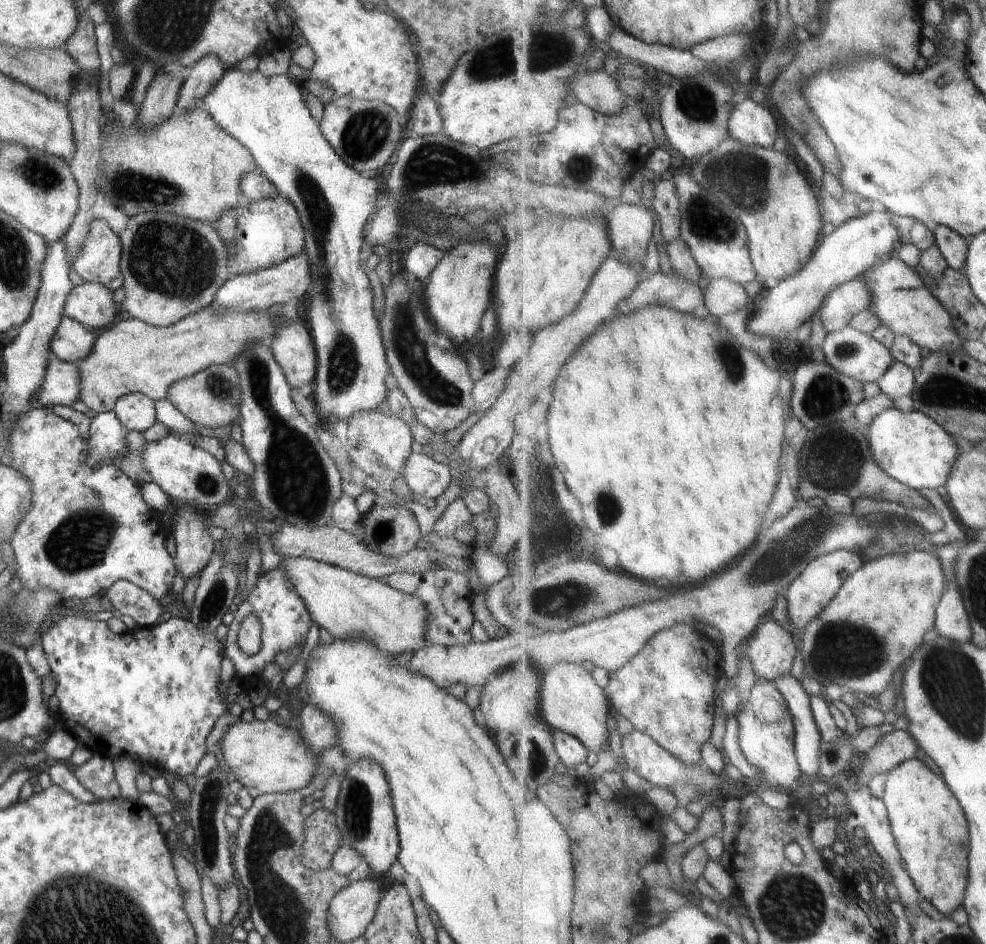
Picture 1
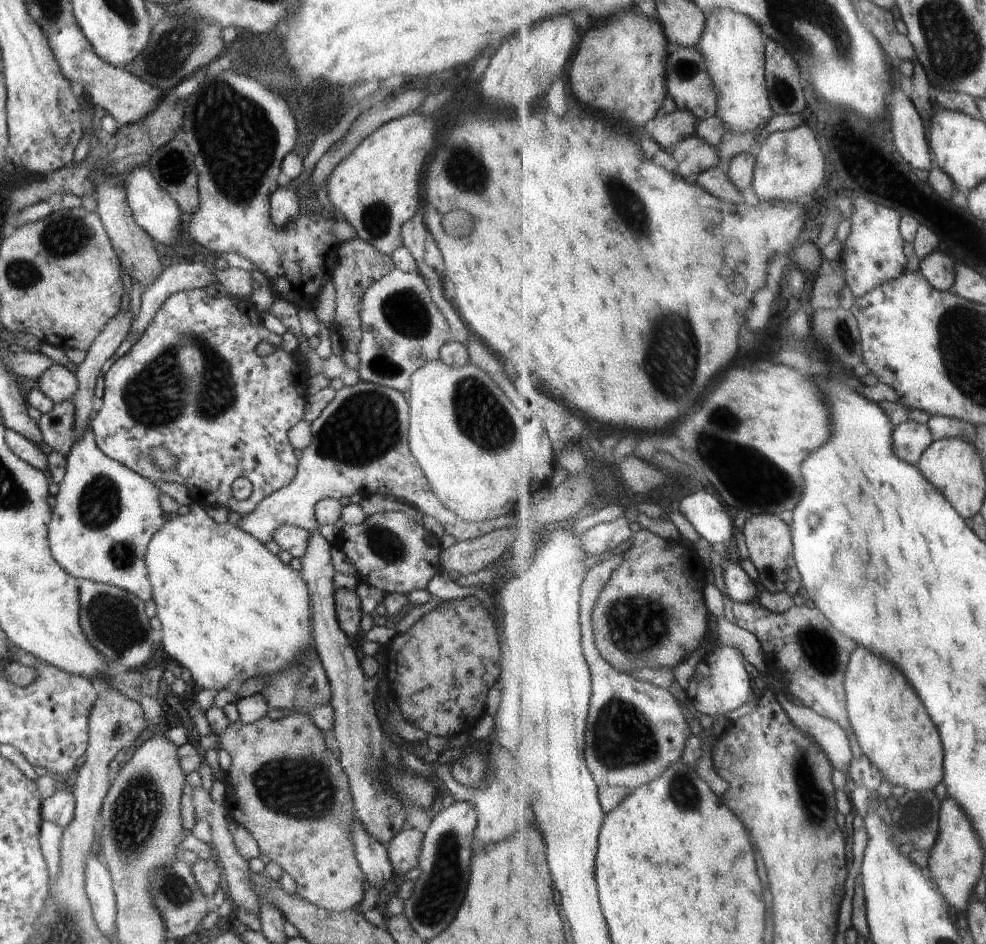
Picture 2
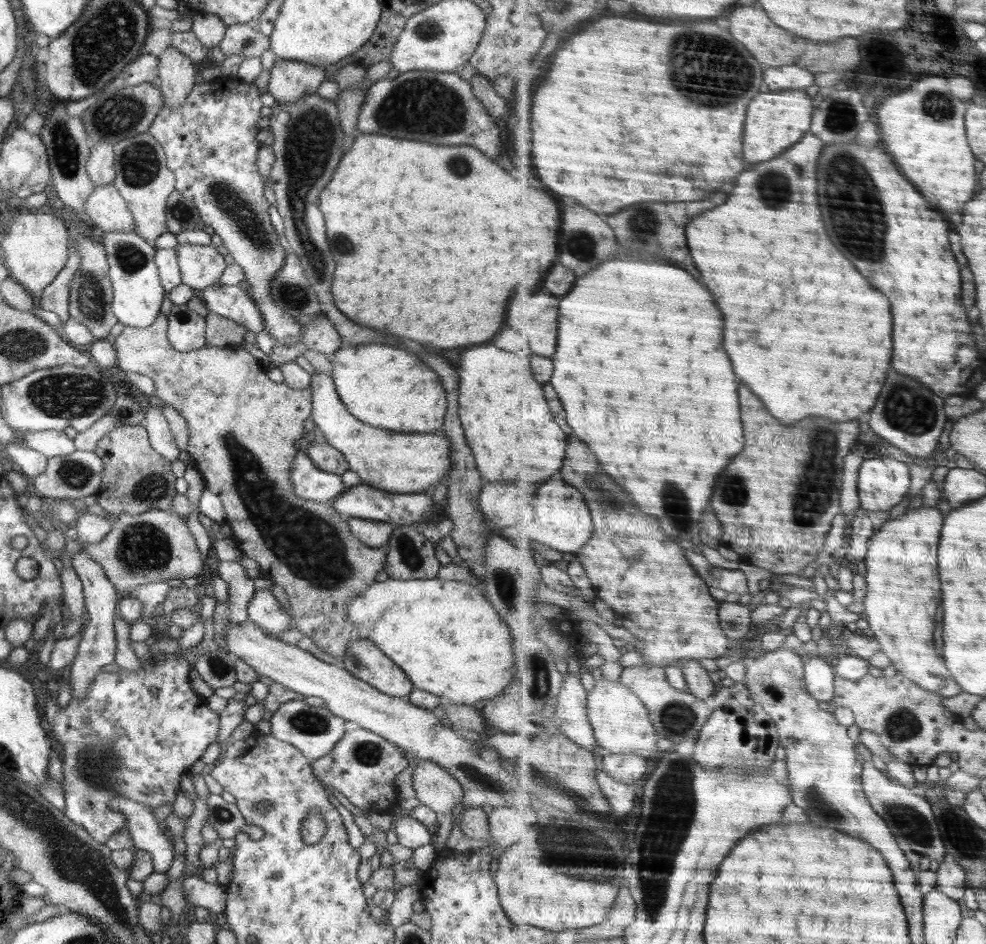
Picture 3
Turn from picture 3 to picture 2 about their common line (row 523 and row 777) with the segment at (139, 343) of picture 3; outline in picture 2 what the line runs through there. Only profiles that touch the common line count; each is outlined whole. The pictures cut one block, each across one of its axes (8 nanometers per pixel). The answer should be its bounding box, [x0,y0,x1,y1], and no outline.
[218,711,367,912]

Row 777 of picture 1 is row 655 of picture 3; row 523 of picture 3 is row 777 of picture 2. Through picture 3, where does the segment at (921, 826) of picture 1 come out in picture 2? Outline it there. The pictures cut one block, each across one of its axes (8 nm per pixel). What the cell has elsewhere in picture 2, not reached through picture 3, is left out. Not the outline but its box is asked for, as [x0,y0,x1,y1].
[848,646,946,792]

